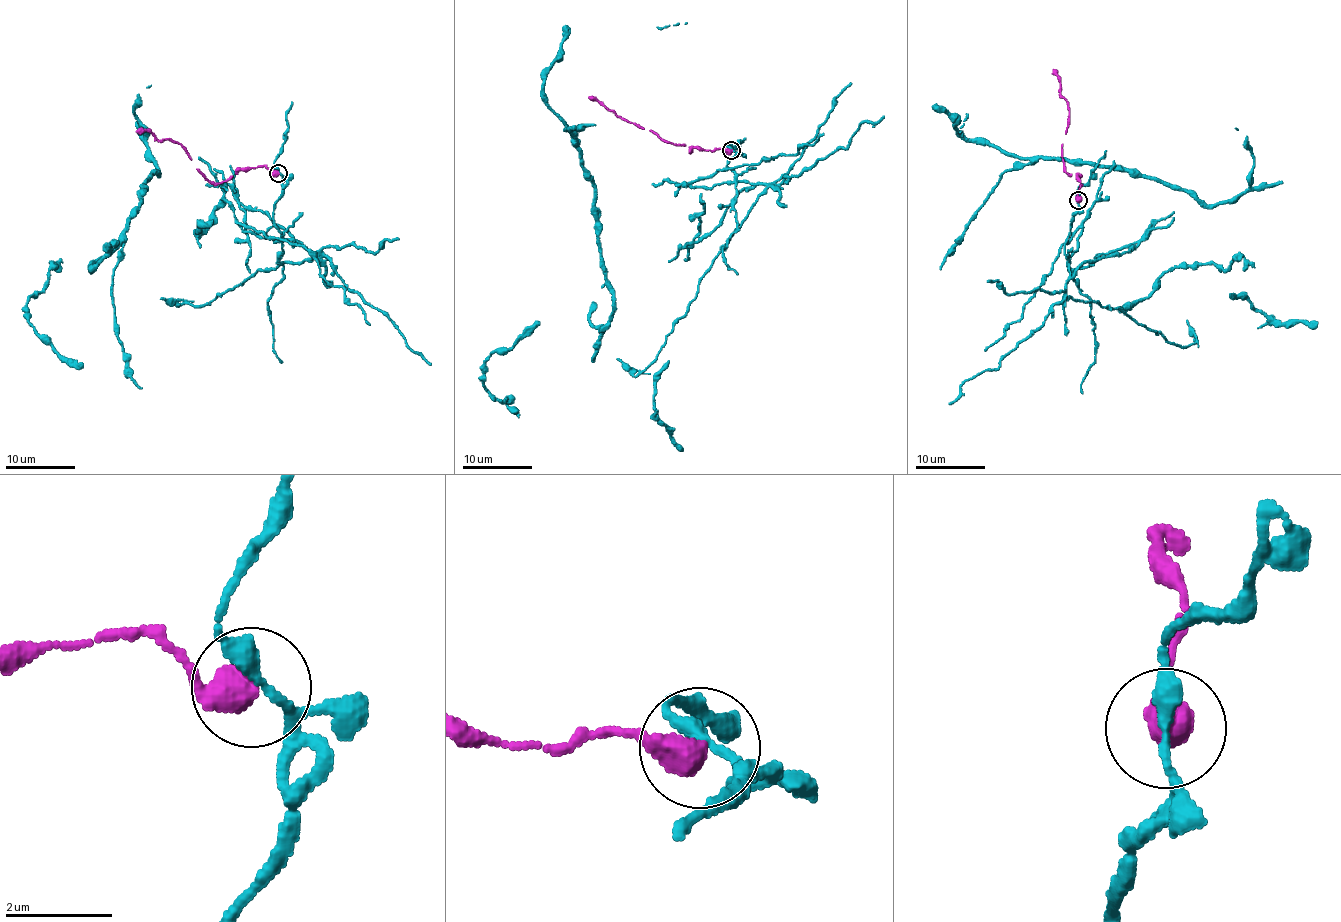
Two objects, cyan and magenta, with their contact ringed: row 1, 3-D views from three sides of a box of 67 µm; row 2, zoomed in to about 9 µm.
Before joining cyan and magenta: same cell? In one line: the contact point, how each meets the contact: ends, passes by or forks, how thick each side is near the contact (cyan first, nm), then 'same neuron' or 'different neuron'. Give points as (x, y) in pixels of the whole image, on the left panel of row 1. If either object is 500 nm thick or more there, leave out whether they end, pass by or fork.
(278, 173) | 240/550 nm | different neuron

